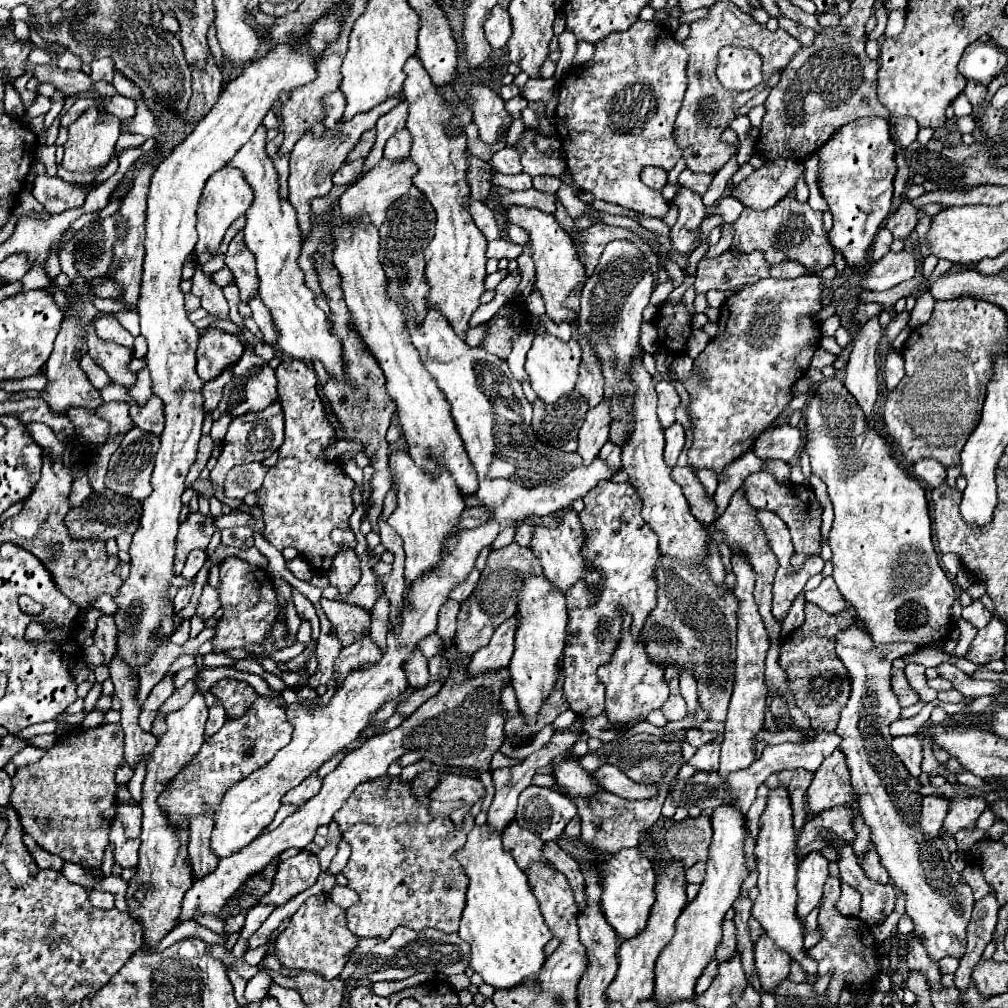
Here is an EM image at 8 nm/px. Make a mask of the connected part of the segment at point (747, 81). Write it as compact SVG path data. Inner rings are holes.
M723 49L719 53L717 77L723 87L749 91L761 83L761 57L749 49Z

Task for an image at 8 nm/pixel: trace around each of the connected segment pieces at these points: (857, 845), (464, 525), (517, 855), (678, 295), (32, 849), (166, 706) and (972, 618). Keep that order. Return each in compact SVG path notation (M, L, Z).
M857 813L857 817L855 817L855 821L853 821L853 827L855 827L855 841L851 843L851 847L853 847L853 851L855 851L857 855L863 855L863 853L867 853L867 849L871 847L871 841L869 841L869 829L867 829L867 825L863 823L863 819L861 819L859 813Z
M467 507L461 515L461 529L475 529L491 517L491 511L485 507Z
M515 821L503 831L501 837L503 837L503 849L513 855L515 863L523 871L527 871L531 863L547 863L547 859L543 857L545 843L539 837L535 837L535 833L521 829Z
M686 275L683 283L670 293L668 300L674 302L681 301L685 291L687 291L687 289L691 286L691 283L692 286L694 285L695 277L695 275Z
M25 833L23 835L23 843L27 847L27 851L31 853L31 857L35 859L35 863L39 865L39 869L53 869L53 871L61 871L63 861L51 853L47 853L45 849L39 849L39 845L35 845L35 841L31 841L31 837Z
M195 678L189 680L183 687L175 689L171 697L165 701L161 709L157 712L155 718L181 709L189 701L194 690L196 690Z
M979 599L973 601L969 607L963 607L963 619L977 629L983 629L991 621L991 617L993 617L993 613L987 611Z

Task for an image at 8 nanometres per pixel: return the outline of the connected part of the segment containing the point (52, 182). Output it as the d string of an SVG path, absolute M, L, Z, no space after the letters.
M39 175L33 181L33 197L51 214L60 214L73 207L81 207L89 193L89 187L67 183L61 177Z

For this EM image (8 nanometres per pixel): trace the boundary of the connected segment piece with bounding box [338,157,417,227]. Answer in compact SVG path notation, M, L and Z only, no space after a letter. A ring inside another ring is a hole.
M381 159L371 171L367 171L357 183L353 183L351 187L347 187L347 191L341 195L338 204L341 208L341 214L346 221L356 219L356 215L361 215L363 211L367 211L371 223L375 227L379 227L385 221L385 213L389 209L389 205L399 199L401 195L407 195L411 185L413 185L413 175L417 173L417 165L411 159L403 159L403 161L389 161L389 159Z

